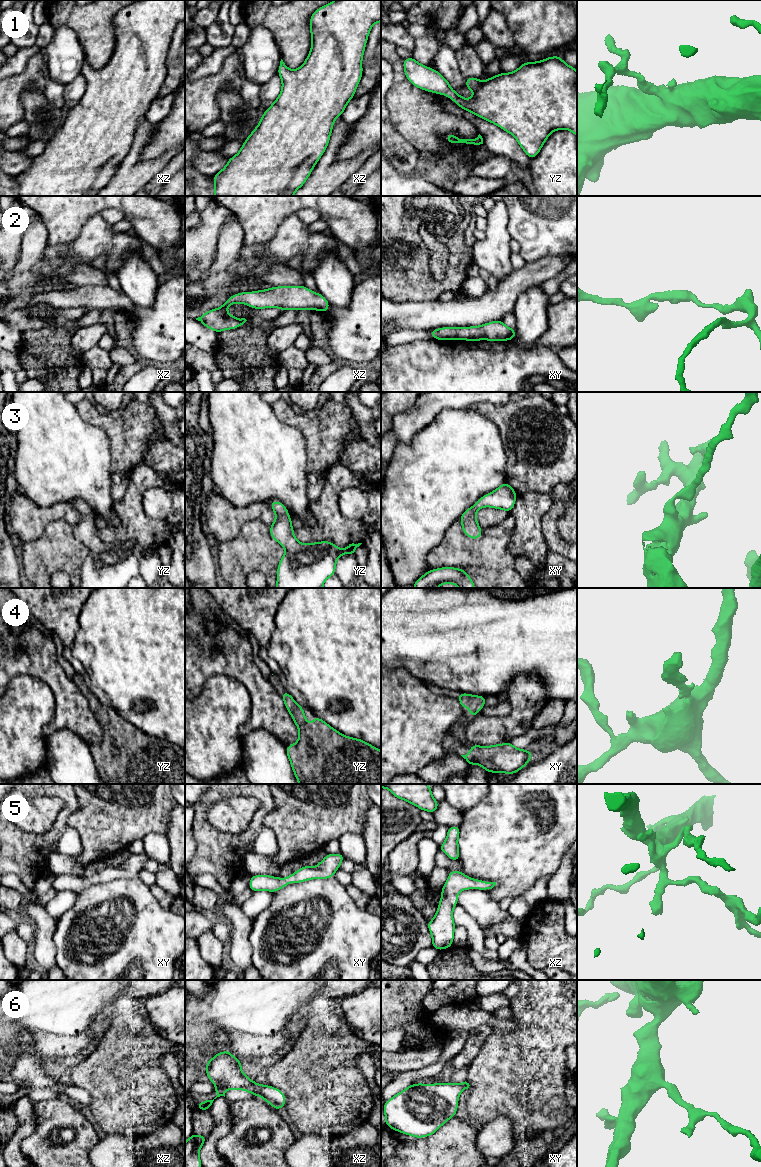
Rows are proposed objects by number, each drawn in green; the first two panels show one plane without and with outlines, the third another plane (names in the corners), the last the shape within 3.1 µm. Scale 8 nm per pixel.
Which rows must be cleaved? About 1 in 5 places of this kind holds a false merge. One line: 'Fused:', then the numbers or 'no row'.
Fused: no row

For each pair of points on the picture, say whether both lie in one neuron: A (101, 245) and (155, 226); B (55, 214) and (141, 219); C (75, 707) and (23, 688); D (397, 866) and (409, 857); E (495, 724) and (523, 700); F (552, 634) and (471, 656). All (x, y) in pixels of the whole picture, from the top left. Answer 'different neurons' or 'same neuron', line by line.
A: different neurons
B: same neuron
C: different neurons
D: same neuron
E: same neuron
F: same neuron

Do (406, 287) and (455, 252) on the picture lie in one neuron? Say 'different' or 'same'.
same

